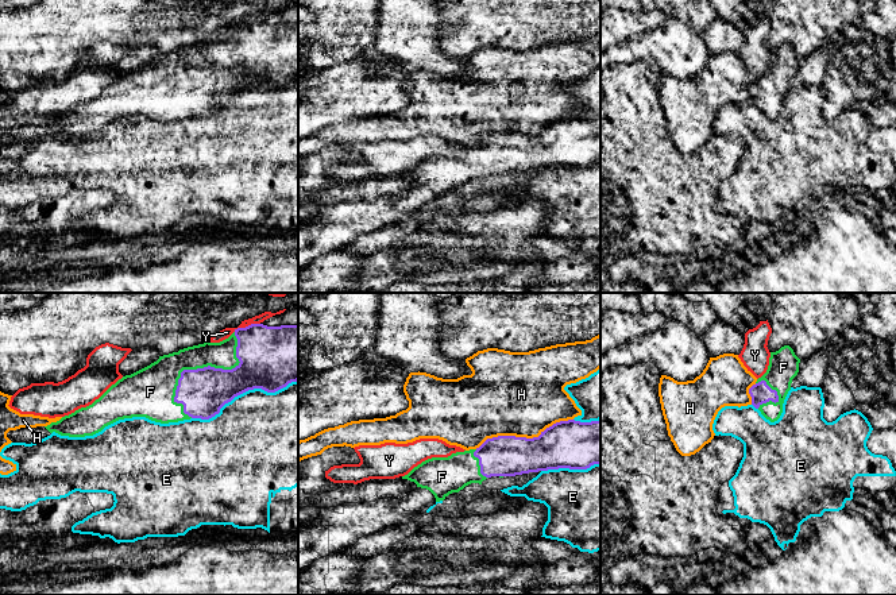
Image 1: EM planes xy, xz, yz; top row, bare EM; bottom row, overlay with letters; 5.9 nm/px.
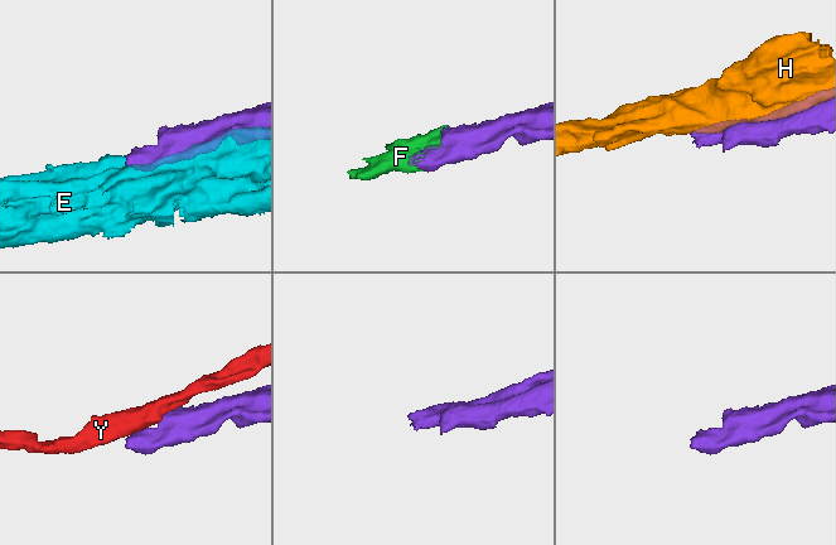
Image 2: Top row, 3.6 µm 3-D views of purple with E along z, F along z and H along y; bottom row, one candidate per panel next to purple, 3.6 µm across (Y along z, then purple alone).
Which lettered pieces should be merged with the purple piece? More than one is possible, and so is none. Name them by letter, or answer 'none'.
F

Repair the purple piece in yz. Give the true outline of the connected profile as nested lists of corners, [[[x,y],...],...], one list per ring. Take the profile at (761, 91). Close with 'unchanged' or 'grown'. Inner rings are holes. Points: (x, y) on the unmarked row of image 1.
[[[789,43],[771,50],[766,70],[749,86],[752,103],[771,120],[777,119],[783,111],[784,97],[799,70],[799,61],[800,57]]]; grown

